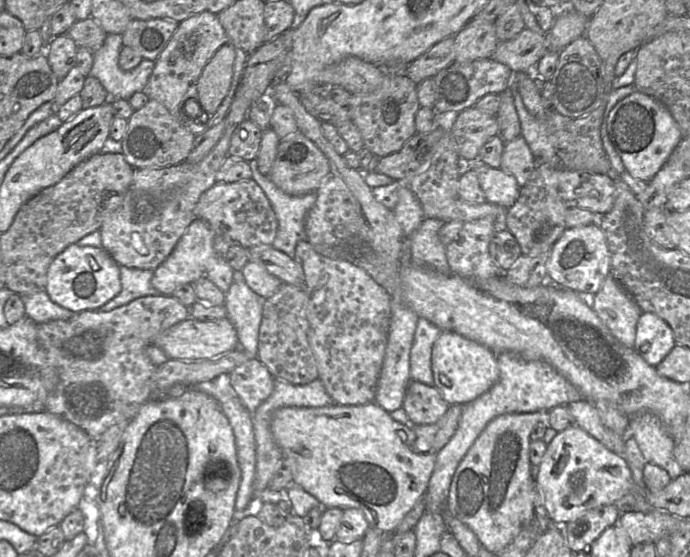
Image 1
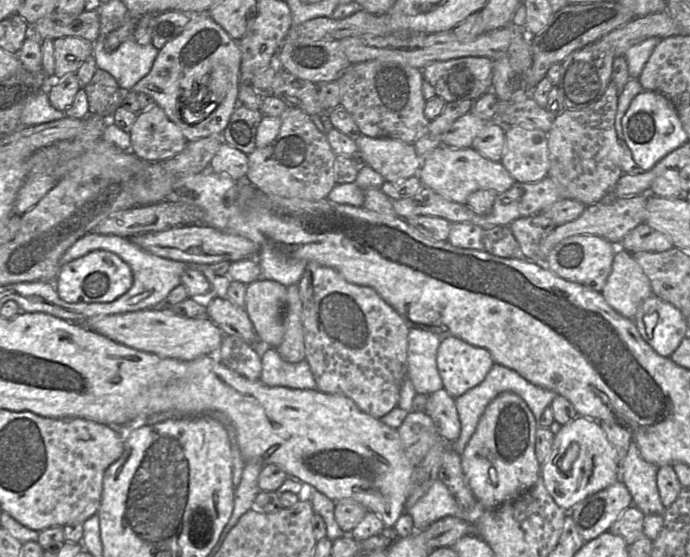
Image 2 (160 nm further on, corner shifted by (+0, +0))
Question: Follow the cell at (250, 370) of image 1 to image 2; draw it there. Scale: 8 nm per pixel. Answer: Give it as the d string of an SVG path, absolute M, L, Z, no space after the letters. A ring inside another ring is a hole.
M225 335L219 348L221 362L250 381L259 381L262 358L253 345L231 335Z

